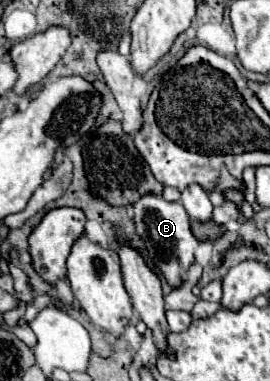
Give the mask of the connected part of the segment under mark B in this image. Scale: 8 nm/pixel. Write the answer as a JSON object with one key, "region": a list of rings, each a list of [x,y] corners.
{"region":[[[145,194],[145,198],[139,198],[133,208],[137,234],[145,242],[143,254],[147,264],[155,272],[161,272],[173,288],[179,288],[183,282],[181,274],[187,272],[187,268],[193,264],[193,254],[199,244],[199,240],[193,236],[189,228],[189,216],[185,214],[185,208],[181,206],[181,202],[167,202],[163,196],[157,194]]]}

